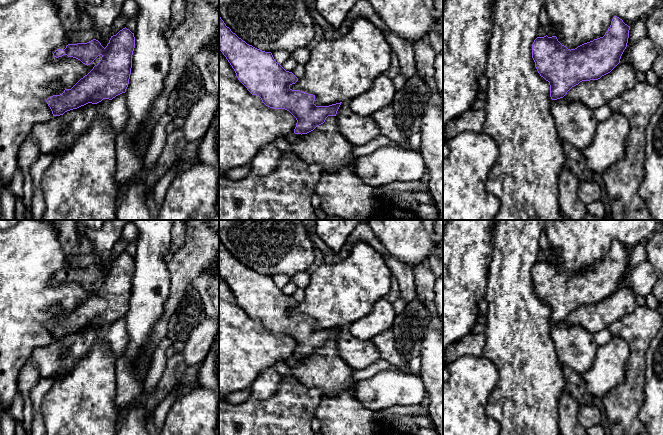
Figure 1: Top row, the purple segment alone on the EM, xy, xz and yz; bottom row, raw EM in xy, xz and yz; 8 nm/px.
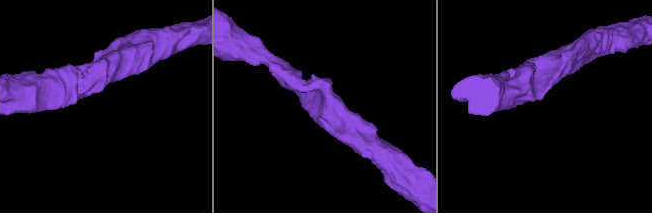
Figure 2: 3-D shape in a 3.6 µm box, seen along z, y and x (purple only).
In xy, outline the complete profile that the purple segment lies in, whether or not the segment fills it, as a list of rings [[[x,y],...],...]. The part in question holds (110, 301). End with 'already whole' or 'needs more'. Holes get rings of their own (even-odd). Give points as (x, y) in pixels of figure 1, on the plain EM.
[[[125,251],[111,260],[105,272],[98,264],[93,263],[87,267],[68,268],[64,274],[55,274],[54,281],[67,279],[87,290],[98,280],[102,281],[71,313],[65,313],[62,318],[53,319],[46,324],[53,340],[63,339],[88,327],[112,324],[125,317],[130,303],[134,272],[134,257]]] | already whole

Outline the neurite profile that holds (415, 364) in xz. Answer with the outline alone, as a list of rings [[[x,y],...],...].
[[[414,358],[411,361],[409,361],[409,369],[410,373],[419,376],[421,369],[421,359]]]

